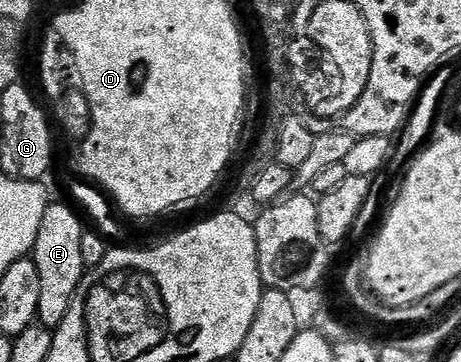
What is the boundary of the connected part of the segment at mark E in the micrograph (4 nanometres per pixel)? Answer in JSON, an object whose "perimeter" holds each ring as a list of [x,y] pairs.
{"perimeter":[[[50,202],[43,213],[43,221],[39,225],[39,237],[35,237],[35,245],[31,252],[35,269],[39,271],[37,318],[43,327],[55,329],[71,309],[71,301],[87,270],[83,265],[82,234],[83,226],[81,227],[80,217],[67,204]]]}

